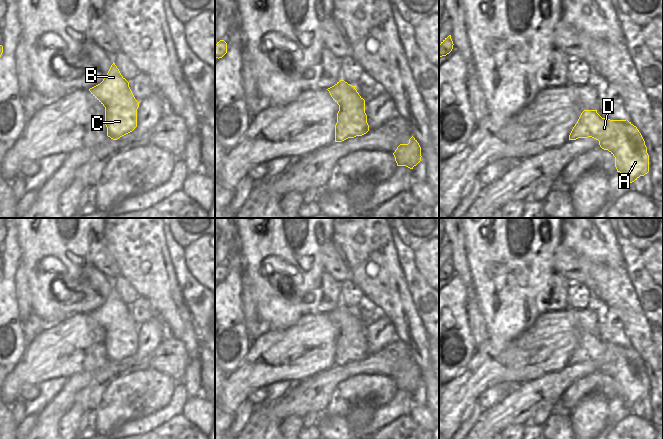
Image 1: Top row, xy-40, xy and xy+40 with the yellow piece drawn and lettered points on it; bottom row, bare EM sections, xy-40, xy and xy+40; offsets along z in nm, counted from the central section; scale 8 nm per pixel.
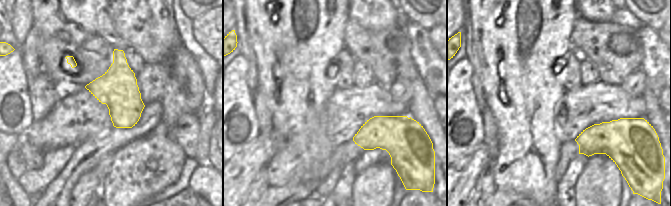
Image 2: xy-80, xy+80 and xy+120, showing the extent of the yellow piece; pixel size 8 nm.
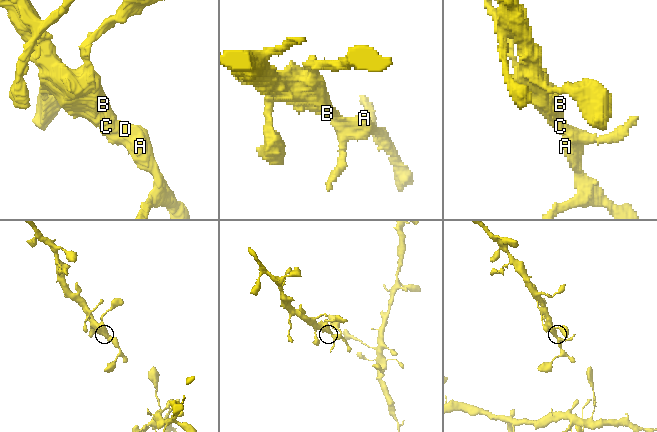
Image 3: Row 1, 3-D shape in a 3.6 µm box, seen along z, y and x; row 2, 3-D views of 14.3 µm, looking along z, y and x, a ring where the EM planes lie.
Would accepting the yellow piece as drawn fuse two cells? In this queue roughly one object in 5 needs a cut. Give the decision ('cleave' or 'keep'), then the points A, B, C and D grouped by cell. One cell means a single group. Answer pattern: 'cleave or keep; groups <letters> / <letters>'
keep; groups A B C D

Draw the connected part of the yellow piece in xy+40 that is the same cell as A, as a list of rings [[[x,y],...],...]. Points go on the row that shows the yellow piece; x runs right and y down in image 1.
[[[584,110],[573,127],[569,140],[592,137],[602,149],[615,157],[615,167],[630,184],[649,172],[645,141],[631,122],[602,118],[597,110]]]

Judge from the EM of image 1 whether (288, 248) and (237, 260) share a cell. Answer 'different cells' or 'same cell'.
different cells

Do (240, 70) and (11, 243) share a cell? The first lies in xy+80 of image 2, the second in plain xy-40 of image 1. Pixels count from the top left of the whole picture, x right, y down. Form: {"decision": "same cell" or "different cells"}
{"decision": "same cell"}

